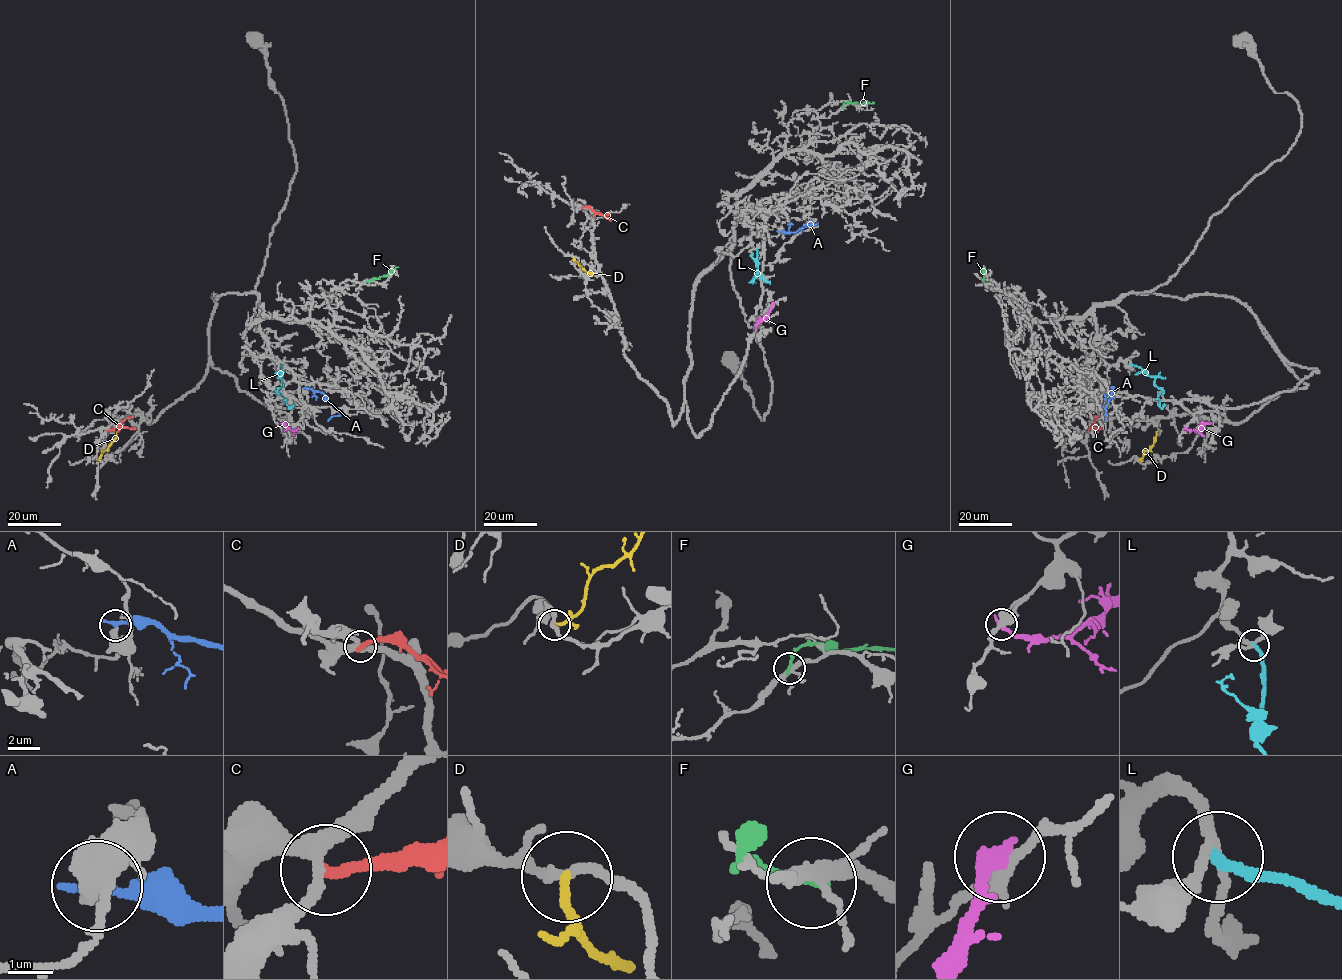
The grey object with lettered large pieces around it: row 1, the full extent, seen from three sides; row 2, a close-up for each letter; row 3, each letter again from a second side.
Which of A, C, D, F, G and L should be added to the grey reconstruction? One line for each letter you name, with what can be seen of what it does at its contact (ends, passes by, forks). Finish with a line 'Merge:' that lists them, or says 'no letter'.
L: it ends
Merge: L

